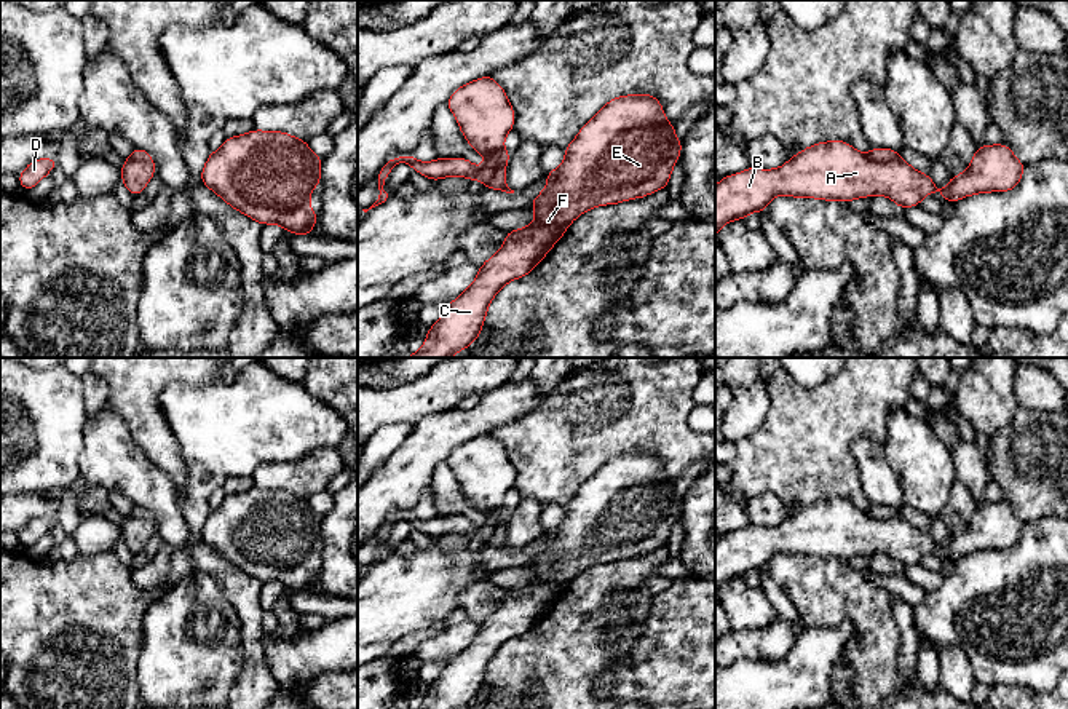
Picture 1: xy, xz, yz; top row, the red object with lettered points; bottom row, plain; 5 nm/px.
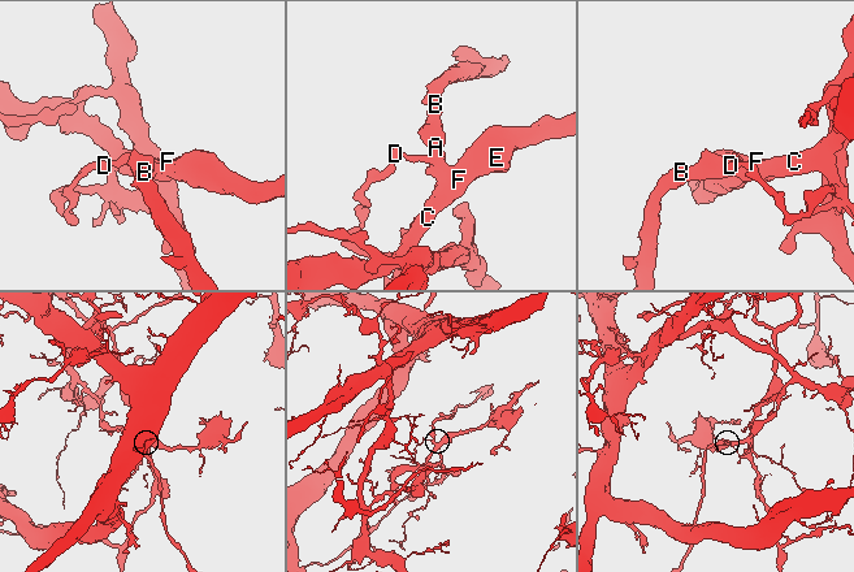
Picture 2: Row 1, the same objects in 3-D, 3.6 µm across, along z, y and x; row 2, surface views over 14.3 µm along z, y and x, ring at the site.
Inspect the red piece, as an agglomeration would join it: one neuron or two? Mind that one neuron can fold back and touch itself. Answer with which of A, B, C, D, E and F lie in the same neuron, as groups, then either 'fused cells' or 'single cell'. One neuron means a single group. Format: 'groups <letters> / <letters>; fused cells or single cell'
groups A B C E F / D; fused cells

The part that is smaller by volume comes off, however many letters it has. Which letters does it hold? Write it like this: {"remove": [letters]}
{"remove": ["D"]}

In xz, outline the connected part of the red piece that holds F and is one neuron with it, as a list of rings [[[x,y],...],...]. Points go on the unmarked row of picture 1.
[[[618,454],[607,460],[565,505],[565,519],[544,532],[548,543],[528,564],[536,568],[535,578],[525,586],[506,589],[500,608],[481,623],[473,642],[449,661],[429,685],[420,709],[468,706],[479,695],[489,661],[496,650],[509,639],[532,631],[579,572],[595,564],[616,562],[667,546],[680,508],[682,500],[674,492],[674,481],[666,477],[663,463],[655,454]]]

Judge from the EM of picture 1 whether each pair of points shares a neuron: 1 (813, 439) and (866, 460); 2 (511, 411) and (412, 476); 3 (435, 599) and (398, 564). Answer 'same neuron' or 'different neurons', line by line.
1: different neurons
2: same neuron
3: same neuron

